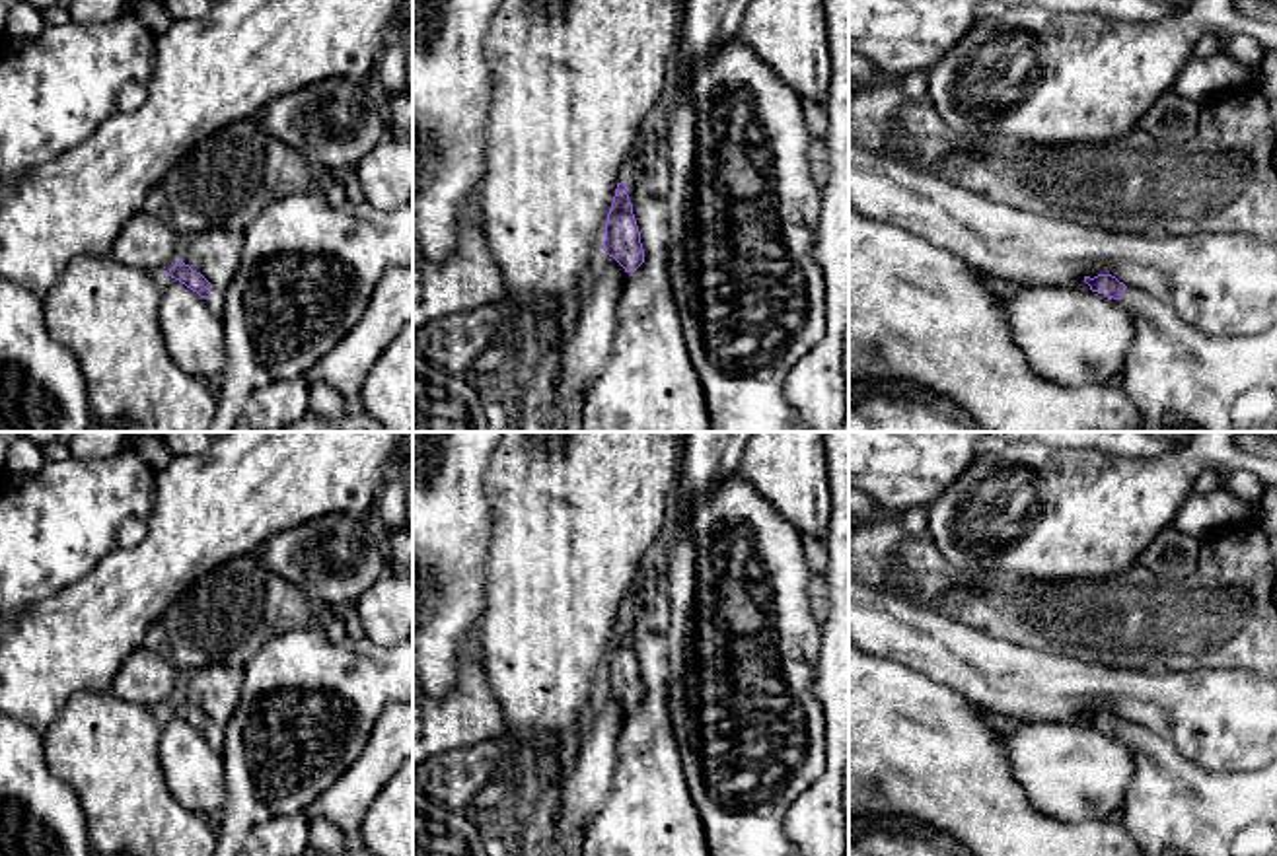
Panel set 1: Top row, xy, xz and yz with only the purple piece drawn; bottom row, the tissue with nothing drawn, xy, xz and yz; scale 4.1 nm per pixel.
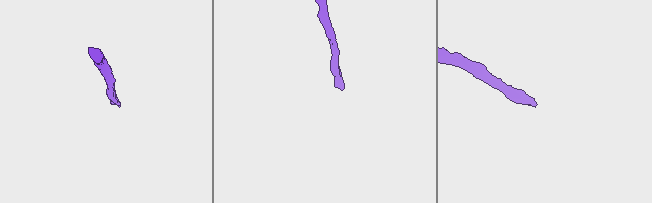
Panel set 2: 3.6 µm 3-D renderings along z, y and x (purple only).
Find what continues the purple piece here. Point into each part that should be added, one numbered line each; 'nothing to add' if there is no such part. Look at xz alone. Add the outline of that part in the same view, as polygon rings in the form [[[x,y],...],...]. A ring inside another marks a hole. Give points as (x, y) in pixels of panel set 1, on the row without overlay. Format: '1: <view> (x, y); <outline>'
nothing to add

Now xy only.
1: xy (215, 738); [[[210,722],[210,731],[204,733],[204,737],[214,751],[222,753],[224,749],[224,728],[222,726],[218,726],[216,722]]]

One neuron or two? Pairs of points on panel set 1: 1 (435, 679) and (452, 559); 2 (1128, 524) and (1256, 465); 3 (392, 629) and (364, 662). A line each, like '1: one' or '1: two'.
1: one
2: one
3: two

